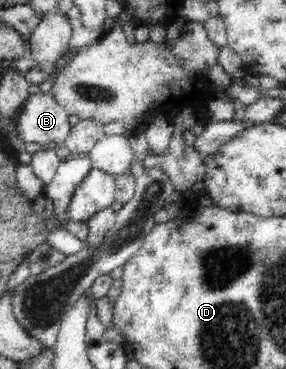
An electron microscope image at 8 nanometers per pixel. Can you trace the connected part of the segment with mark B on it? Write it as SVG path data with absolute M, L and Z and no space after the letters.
M51 92L30 94L16 116L18 138L26 143L63 143L71 130L68 116Z

